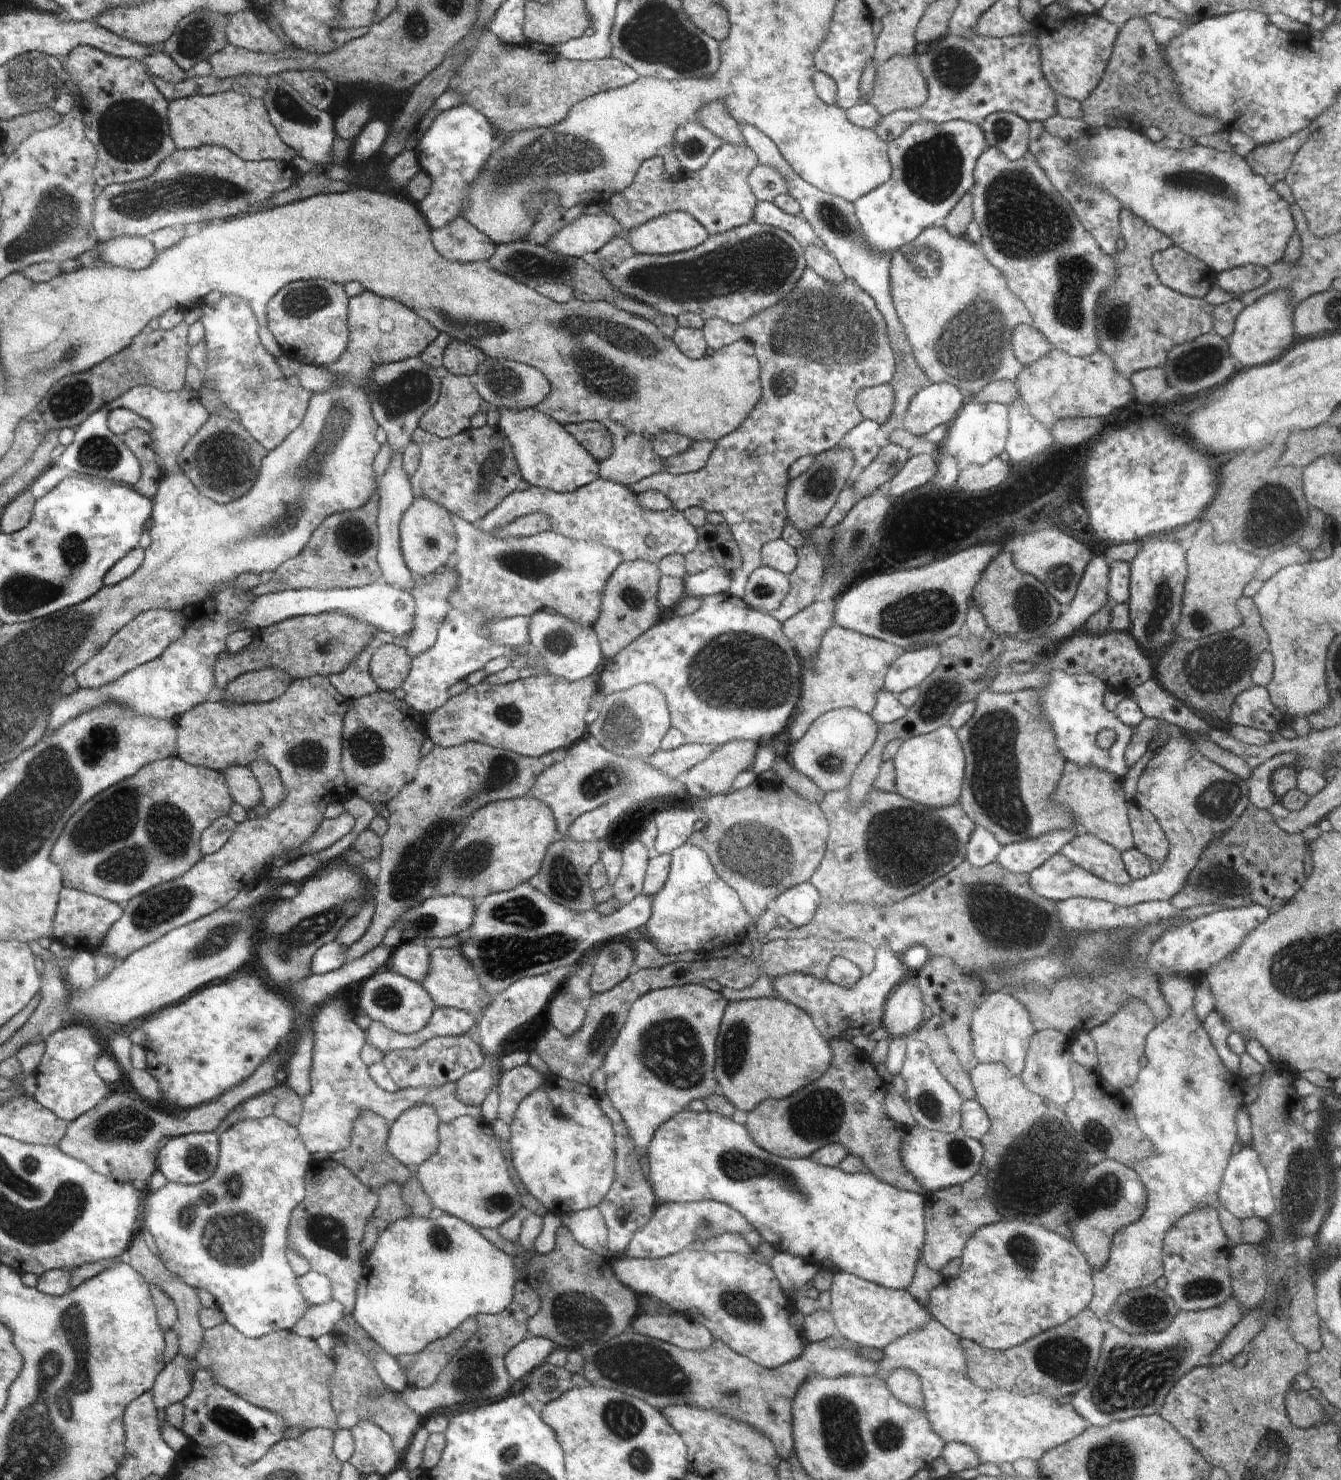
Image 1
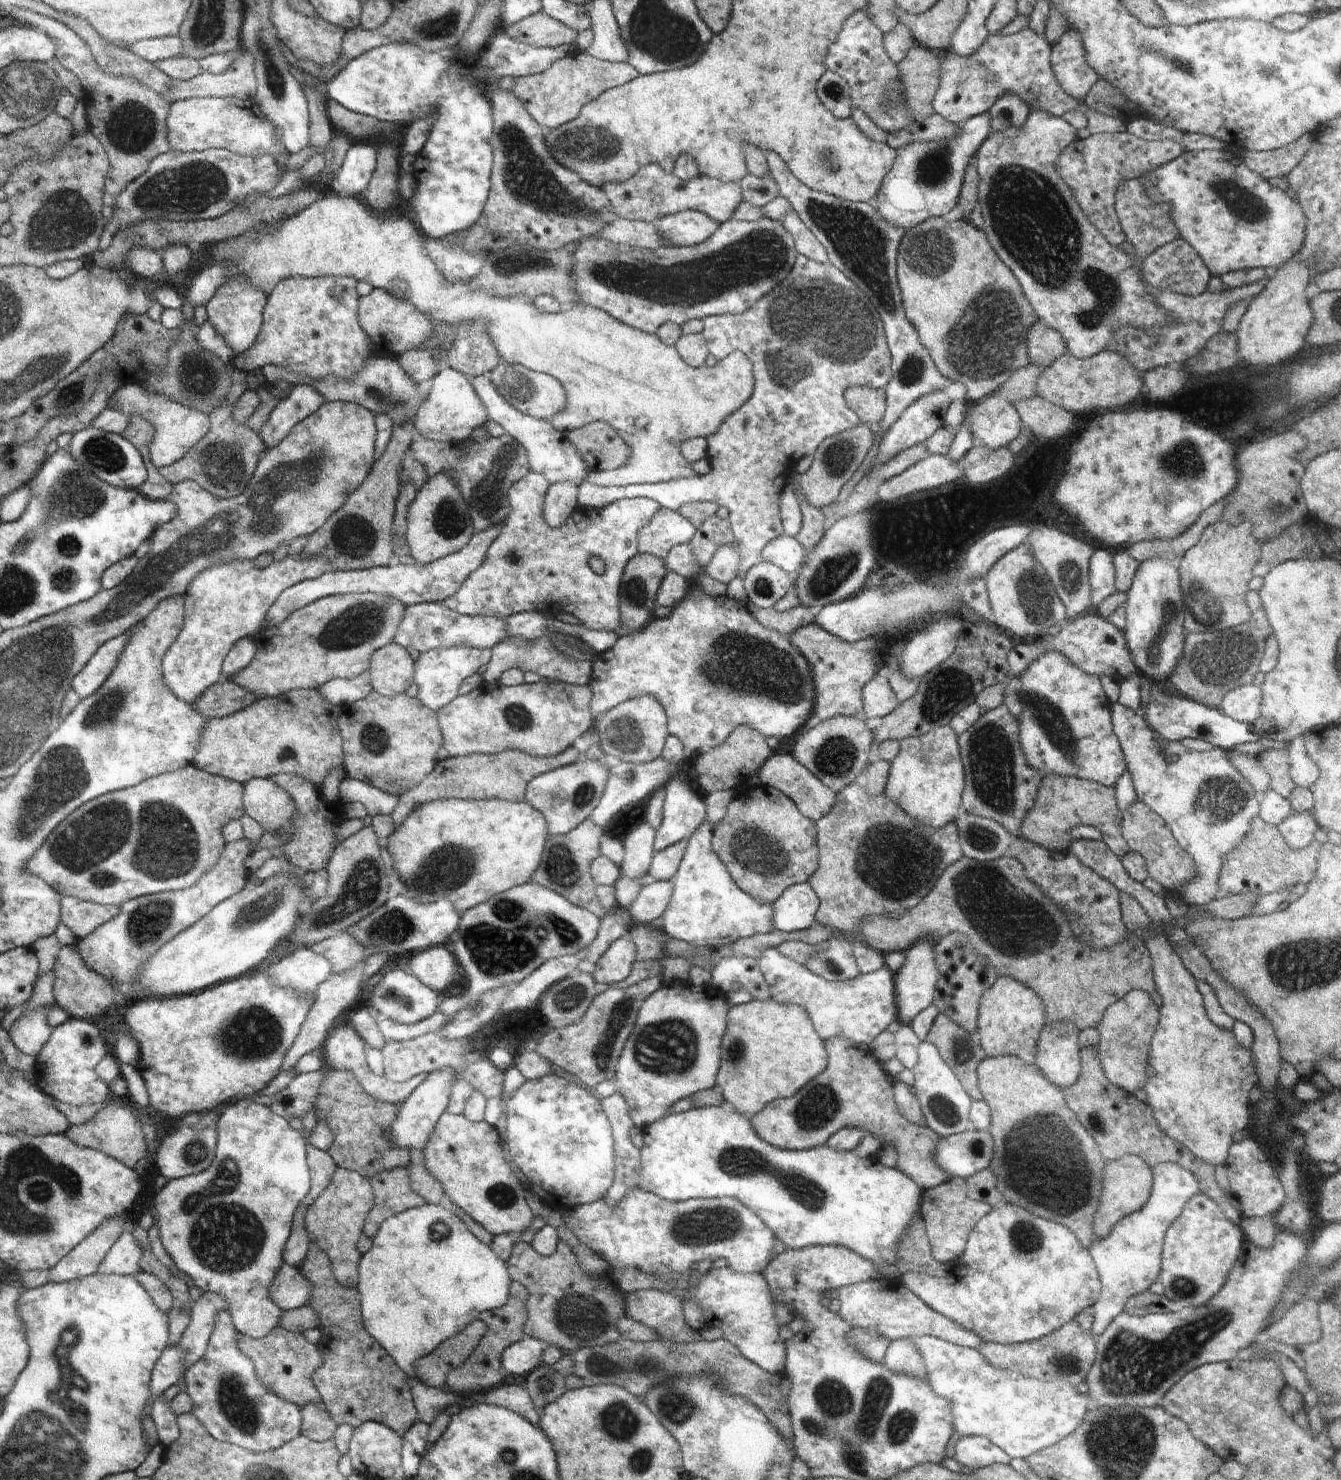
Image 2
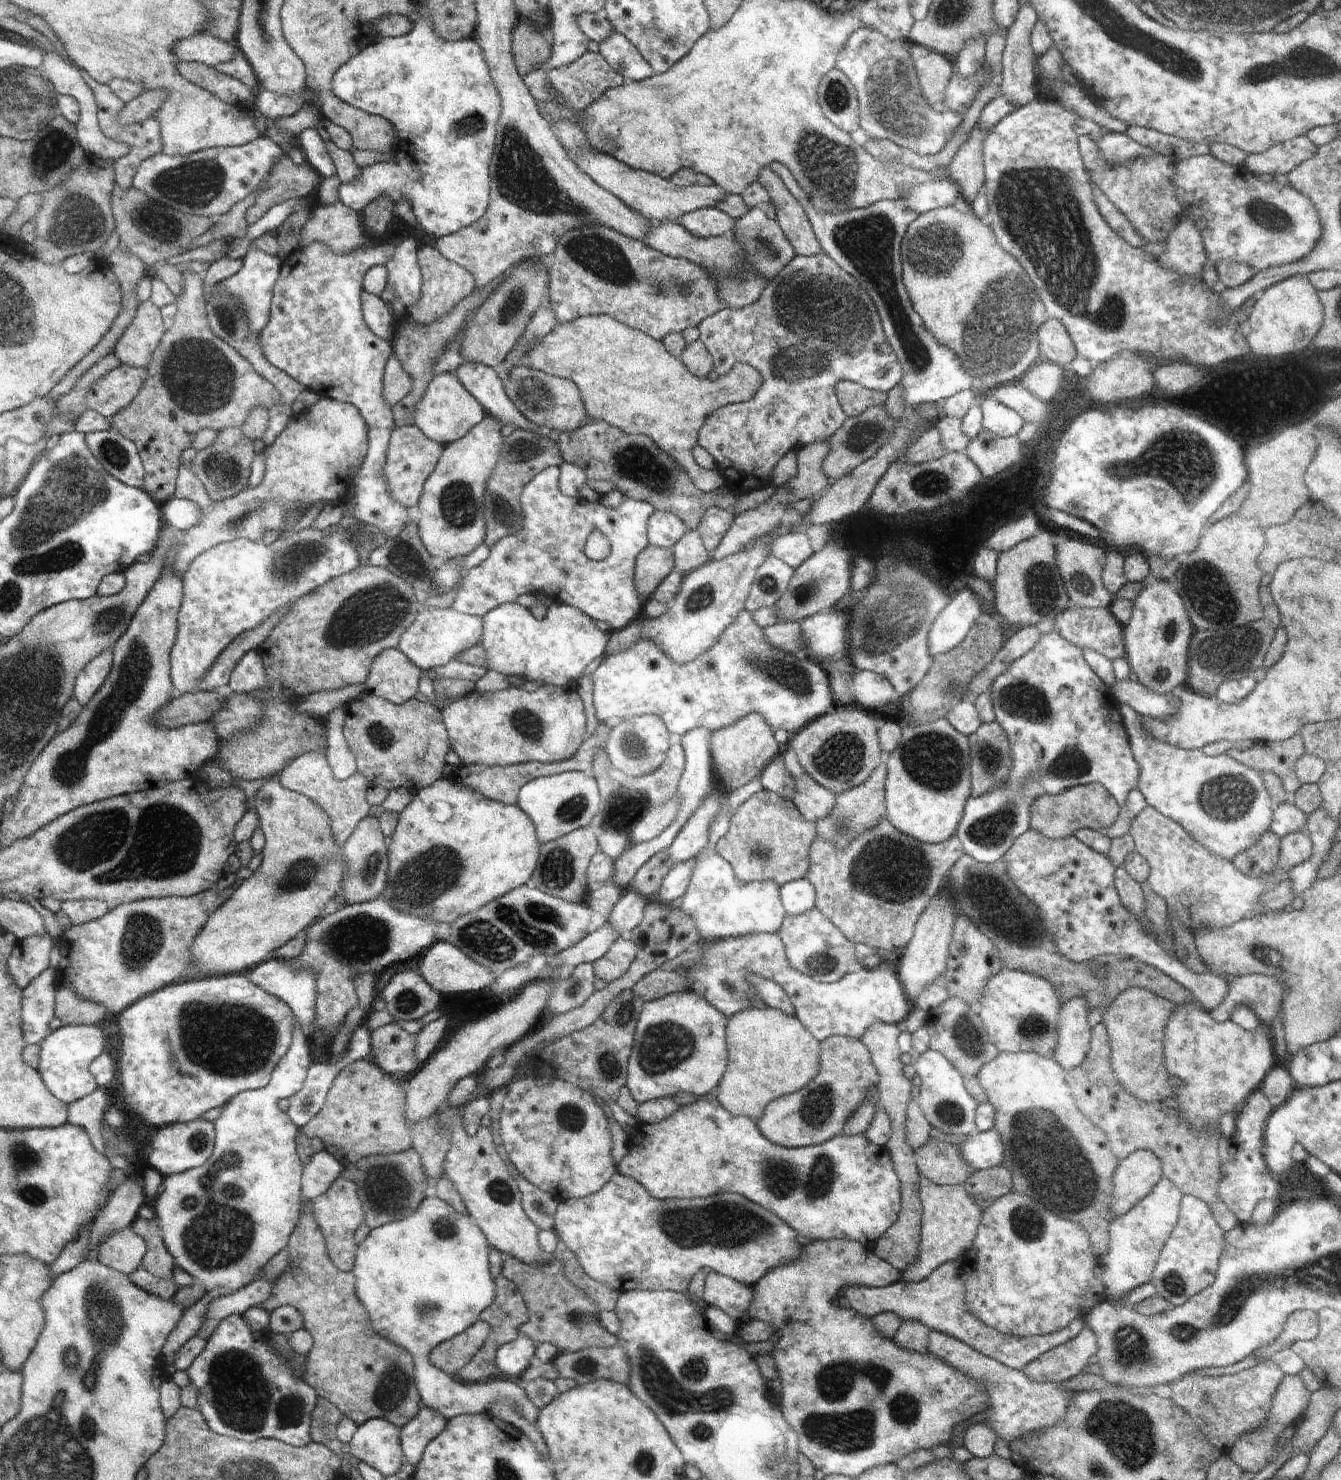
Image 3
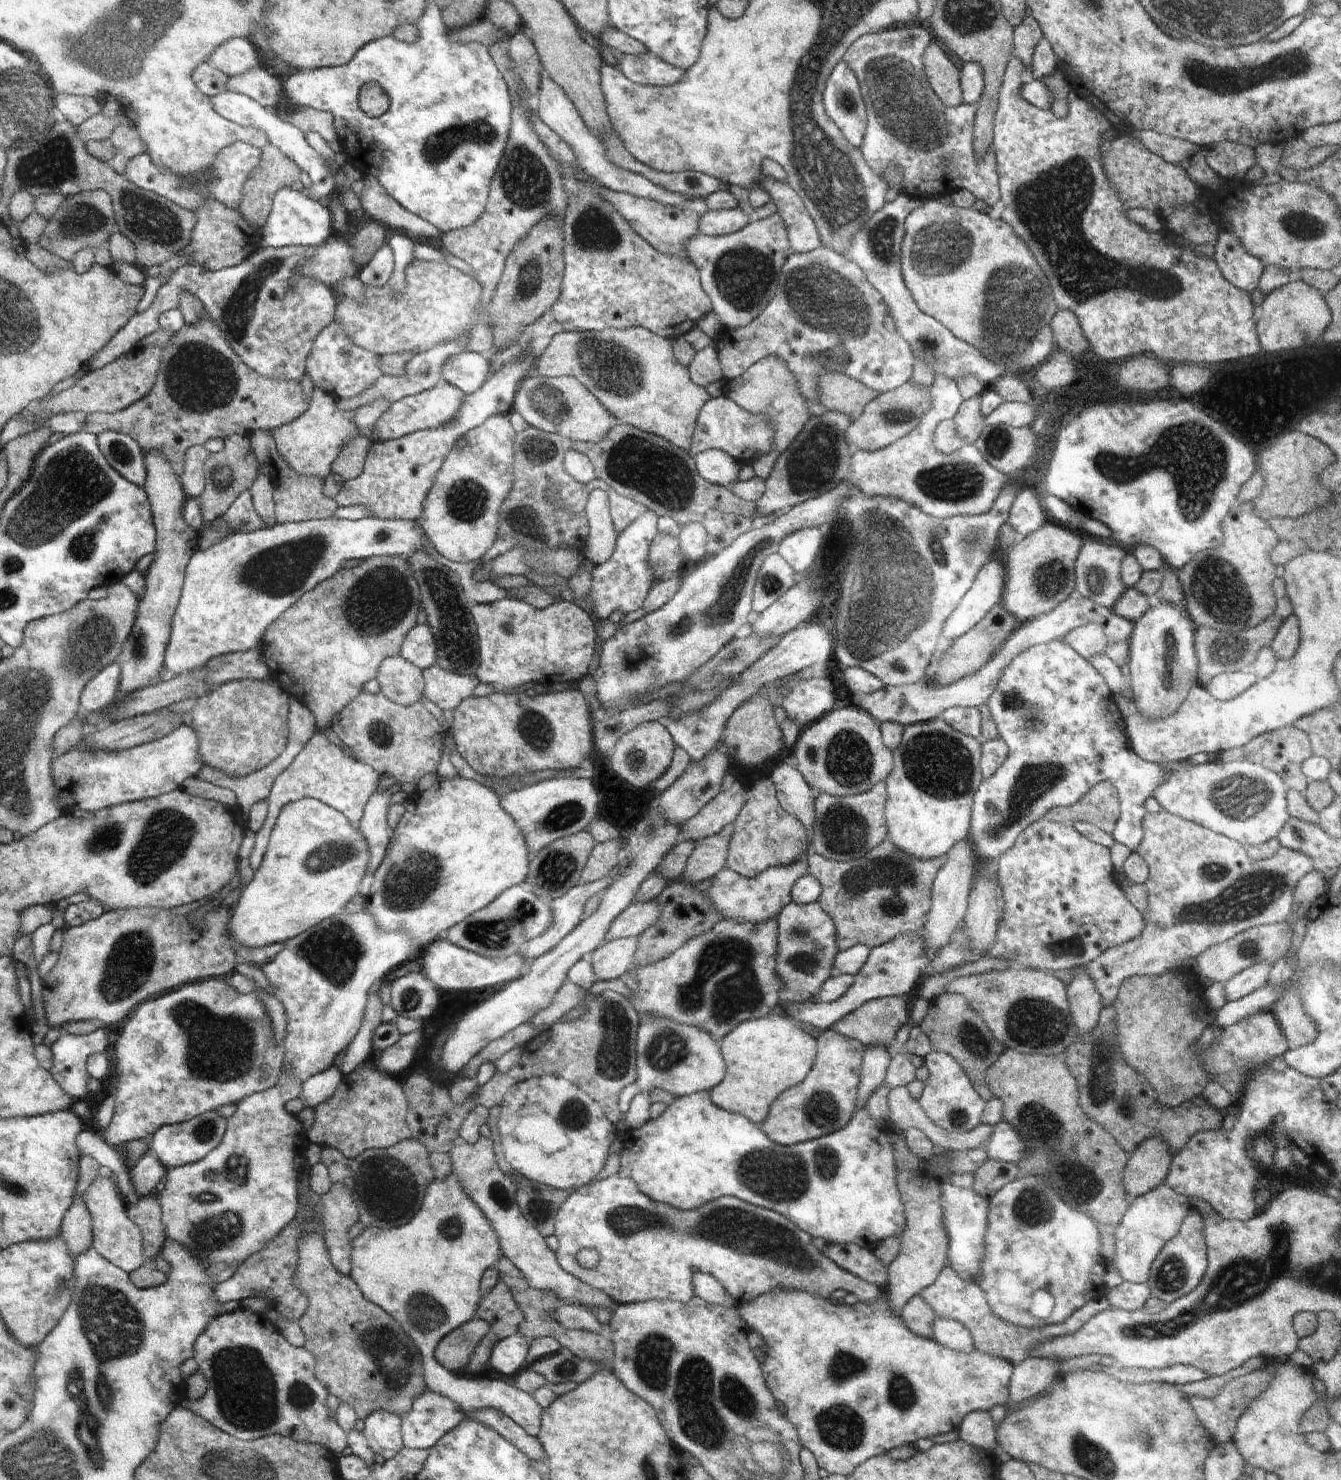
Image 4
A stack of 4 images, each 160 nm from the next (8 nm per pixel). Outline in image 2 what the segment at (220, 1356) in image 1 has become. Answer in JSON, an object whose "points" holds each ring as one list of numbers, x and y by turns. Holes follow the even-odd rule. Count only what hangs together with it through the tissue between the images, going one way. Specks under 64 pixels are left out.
{"points":[[280,1326,262,1339,254,1339,239,1333,238,1350,246,1358,250,1358,262,1386,272,1390,278,1398,292,1402,298,1408,306,1404,316,1406,323,1404,318,1390,312,1384,312,1374,322,1366,322,1354,316,1344,306,1340,303,1333,294,1333]]}

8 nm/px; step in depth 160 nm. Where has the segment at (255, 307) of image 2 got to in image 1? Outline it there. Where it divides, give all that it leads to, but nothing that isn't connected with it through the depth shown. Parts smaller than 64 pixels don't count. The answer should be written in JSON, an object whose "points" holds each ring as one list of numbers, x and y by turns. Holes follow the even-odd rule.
{"points":[[222,295,216,306,202,305,199,321,205,328,207,344,207,367,201,372,202,385,214,393,225,408,238,414,239,417,236,420,252,435,252,438,255,438,267,451,274,450,295,428,300,426,314,394,301,386,292,387,287,384,287,378,282,374,276,357,262,346,258,334,257,316,246,299,238,295]]}

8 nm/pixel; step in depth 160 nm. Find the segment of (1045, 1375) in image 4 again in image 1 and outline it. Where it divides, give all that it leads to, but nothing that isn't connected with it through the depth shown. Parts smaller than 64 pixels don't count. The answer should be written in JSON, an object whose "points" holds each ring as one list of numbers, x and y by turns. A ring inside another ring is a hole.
{"points":[[1166,973,1159,980,1159,989,1169,1008,1168,1016,1158,1023,1148,1034,1145,1044,1147,1066,1139,1072,1133,1086,1134,1098,1131,1107,1137,1125,1153,1144,1156,1155,1139,1160,1130,1168,1141,1178,1147,1192,1146,1208,1138,1222,1133,1222,1114,1234,1110,1246,1110,1258,1102,1270,1094,1270,1094,1288,1098,1292,1098,1306,1090,1310,1104,1322,1117,1298,1132,1288,1154,1285,1163,1276,1163,1240,1171,1226,1185,1214,1204,1207,1219,1205,1219,1188,1223,1174,1232,1154,1232,1146,1237,1141,1237,1112,1244,1107,1241,1088,1243,1081,1232,1074,1218,1056,1203,1022,1195,1014,1195,992,1197,987,1184,975]]}

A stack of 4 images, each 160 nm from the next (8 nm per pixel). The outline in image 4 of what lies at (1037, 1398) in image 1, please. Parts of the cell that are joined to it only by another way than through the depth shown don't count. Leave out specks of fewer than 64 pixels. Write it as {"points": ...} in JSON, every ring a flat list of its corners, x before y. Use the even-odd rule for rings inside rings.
{"points":[[936,1317,933,1322,932,1339,949,1349,963,1353,975,1348,973,1336,961,1322]]}

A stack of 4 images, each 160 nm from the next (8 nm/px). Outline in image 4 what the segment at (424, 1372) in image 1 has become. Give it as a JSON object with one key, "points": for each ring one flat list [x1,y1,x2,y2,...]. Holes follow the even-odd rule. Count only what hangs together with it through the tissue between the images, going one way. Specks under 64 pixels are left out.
{"points":[[474,1318,451,1330,437,1344,436,1360,449,1371,462,1374,476,1345,489,1336,490,1327,485,1320]]}

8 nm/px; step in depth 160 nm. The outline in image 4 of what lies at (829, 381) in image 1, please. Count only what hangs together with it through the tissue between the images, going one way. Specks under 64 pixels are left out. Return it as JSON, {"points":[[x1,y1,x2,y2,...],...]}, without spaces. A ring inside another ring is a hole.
{"points":[[824,246,807,253,792,252,781,268,776,294,763,308,760,316,747,327,724,328,721,337,714,341,714,348,720,359,723,378,728,380,742,376,765,356,772,355,784,360,791,375,799,384,811,417,828,412,821,404,817,391,817,382,823,374,842,373,873,391,885,393,912,379,912,364,915,359,910,345,898,332,888,305,870,284,862,269,844,255],[716,398,708,400,697,416,696,428,690,443,689,453,695,457,701,452,718,449,733,456,740,466,759,464,761,456,769,452,773,445,773,426,767,415,754,415,732,399]]}

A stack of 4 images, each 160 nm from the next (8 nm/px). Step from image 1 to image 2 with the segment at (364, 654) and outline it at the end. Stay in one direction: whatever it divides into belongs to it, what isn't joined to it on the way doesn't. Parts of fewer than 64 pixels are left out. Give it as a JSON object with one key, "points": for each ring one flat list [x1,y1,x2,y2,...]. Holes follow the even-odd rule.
{"points":[[368,670,358,674,356,678,336,678,320,686,320,694,330,700,332,704,346,706,363,700,373,692,372,682]]}

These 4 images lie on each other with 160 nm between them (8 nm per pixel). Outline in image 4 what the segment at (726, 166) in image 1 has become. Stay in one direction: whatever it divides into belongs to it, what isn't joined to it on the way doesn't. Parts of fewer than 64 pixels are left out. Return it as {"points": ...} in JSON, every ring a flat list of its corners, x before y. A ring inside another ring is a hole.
{"points":[[544,70,540,79,539,87,539,96,537,98,538,106,536,111,540,120,545,122,548,128,551,128,559,137,562,137,562,140,565,140,570,145,580,168,582,168,590,178,598,182,602,187,621,193,628,193,629,195,634,195,638,198,654,199,656,202,661,202,666,206,681,206,682,208,684,208,684,202,688,199,694,198,670,192,662,187,653,185,642,175,616,166,616,164,609,159,608,151,605,149,601,140,596,138,590,132,590,129,584,124,584,121,580,118,578,109,568,98,564,89,558,83,555,83]]}

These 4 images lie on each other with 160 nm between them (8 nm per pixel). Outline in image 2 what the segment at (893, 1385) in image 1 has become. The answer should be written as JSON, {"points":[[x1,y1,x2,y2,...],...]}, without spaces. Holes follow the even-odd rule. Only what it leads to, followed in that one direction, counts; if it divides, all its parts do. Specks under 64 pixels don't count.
{"points":[[904,1338,891,1342,885,1355,884,1366,887,1366,890,1372,908,1374,928,1382,927,1368,920,1352,916,1352,912,1339]]}

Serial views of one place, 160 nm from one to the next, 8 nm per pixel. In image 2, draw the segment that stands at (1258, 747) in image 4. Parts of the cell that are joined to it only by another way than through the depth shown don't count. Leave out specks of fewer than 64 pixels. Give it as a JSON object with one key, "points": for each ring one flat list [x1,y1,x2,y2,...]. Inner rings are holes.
{"points":[[1278,748,1278,750,1268,749,1256,756,1257,760,1264,766,1264,770,1270,776,1270,787,1282,799,1288,800,1296,784,1290,777,1290,766,1287,748]]}

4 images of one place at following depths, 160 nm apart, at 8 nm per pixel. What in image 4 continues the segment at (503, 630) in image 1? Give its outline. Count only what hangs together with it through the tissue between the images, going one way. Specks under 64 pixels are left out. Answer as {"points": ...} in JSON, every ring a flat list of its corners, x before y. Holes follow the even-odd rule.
{"points":[[417,624,401,644,400,657,421,671,437,664,435,640,427,624]]}

